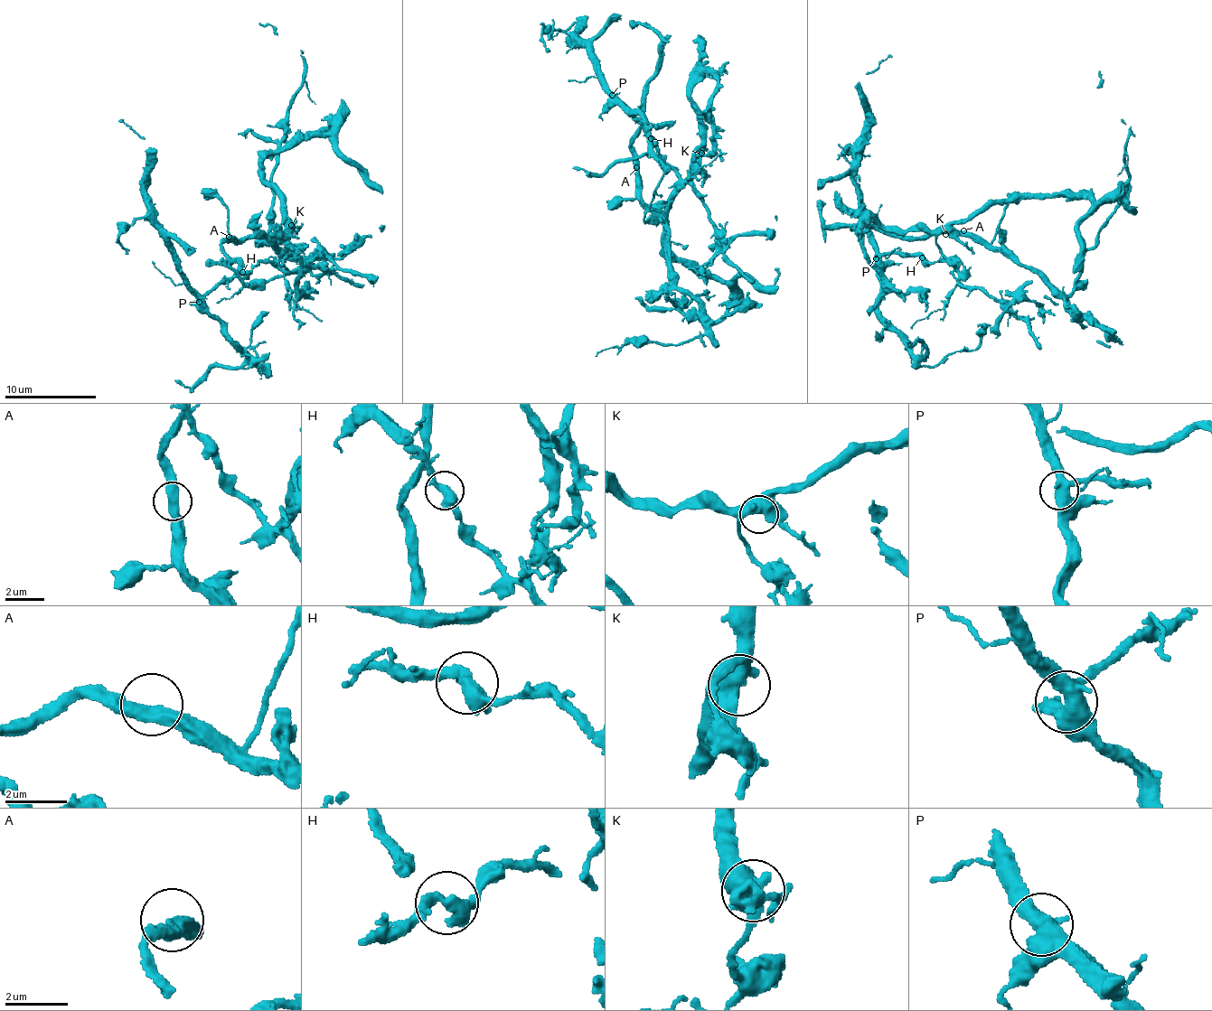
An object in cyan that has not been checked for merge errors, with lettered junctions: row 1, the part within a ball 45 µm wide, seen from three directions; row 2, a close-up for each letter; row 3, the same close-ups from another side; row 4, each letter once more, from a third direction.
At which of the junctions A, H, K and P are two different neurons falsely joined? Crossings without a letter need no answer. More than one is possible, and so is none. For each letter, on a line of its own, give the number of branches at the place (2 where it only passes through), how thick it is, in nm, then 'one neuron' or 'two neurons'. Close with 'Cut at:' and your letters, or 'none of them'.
A: branches 2; calibre 440 nm; one neuron
H: branches 2; calibre 440 nm; two neurons
K: branches 3; calibre 500 nm; one neuron
P: branches 3; calibre 460 nm; one neuron
Cut at: H

